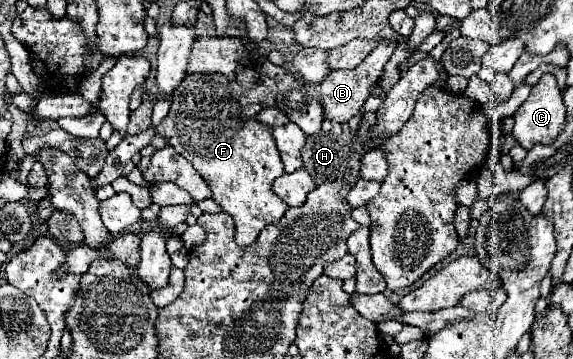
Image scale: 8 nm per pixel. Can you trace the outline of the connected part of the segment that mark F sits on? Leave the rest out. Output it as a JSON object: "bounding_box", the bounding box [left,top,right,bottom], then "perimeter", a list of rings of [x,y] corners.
{"bounding_box":[92,67,288,247],"perimeter":[[[238,67],[236,79],[230,81],[222,75],[188,75],[172,95],[172,107],[166,119],[156,129],[146,129],[138,135],[126,135],[116,149],[110,151],[104,169],[92,181],[94,187],[112,183],[122,175],[124,165],[150,143],[154,133],[162,133],[166,141],[184,155],[194,169],[206,179],[212,189],[214,201],[222,211],[230,213],[236,221],[236,243],[250,247],[260,231],[278,223],[288,205],[272,193],[272,183],[284,175],[284,165],[276,149],[272,129],[256,121],[256,113],[272,107],[276,97],[276,83],[262,75],[258,67]]]}

